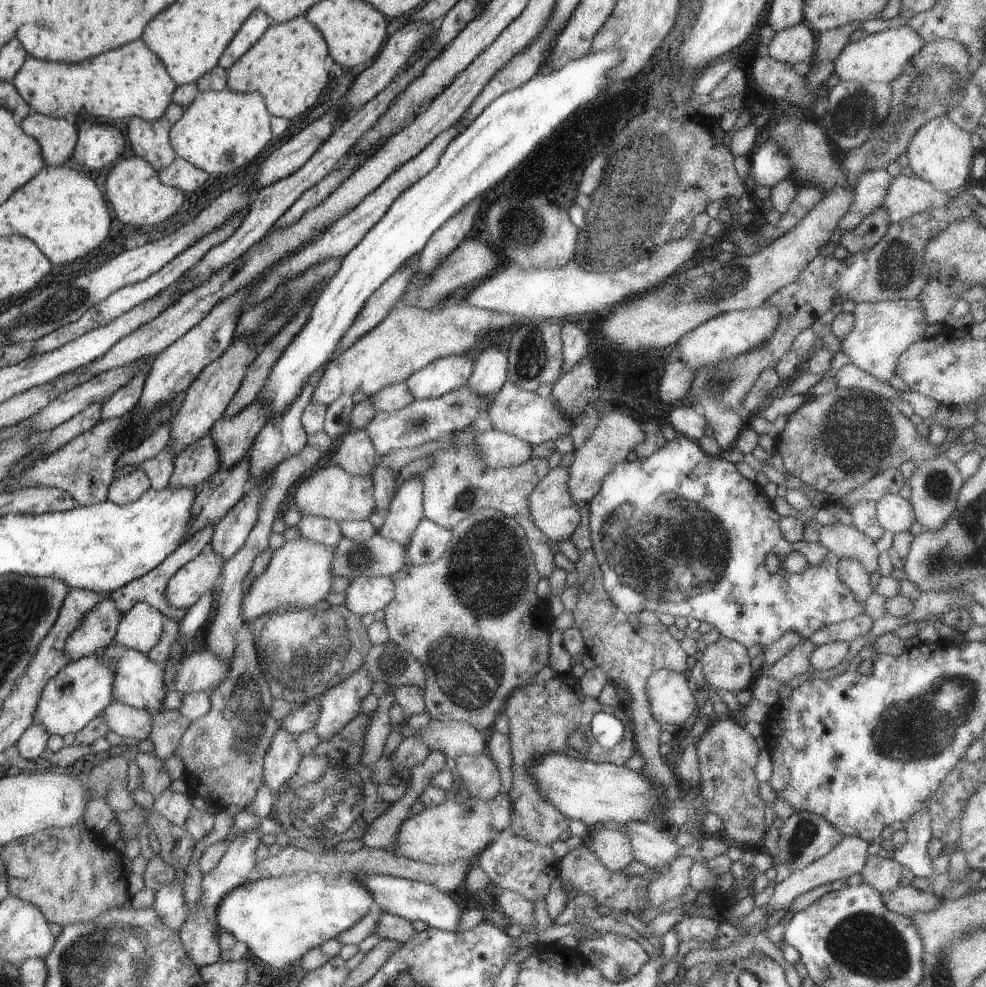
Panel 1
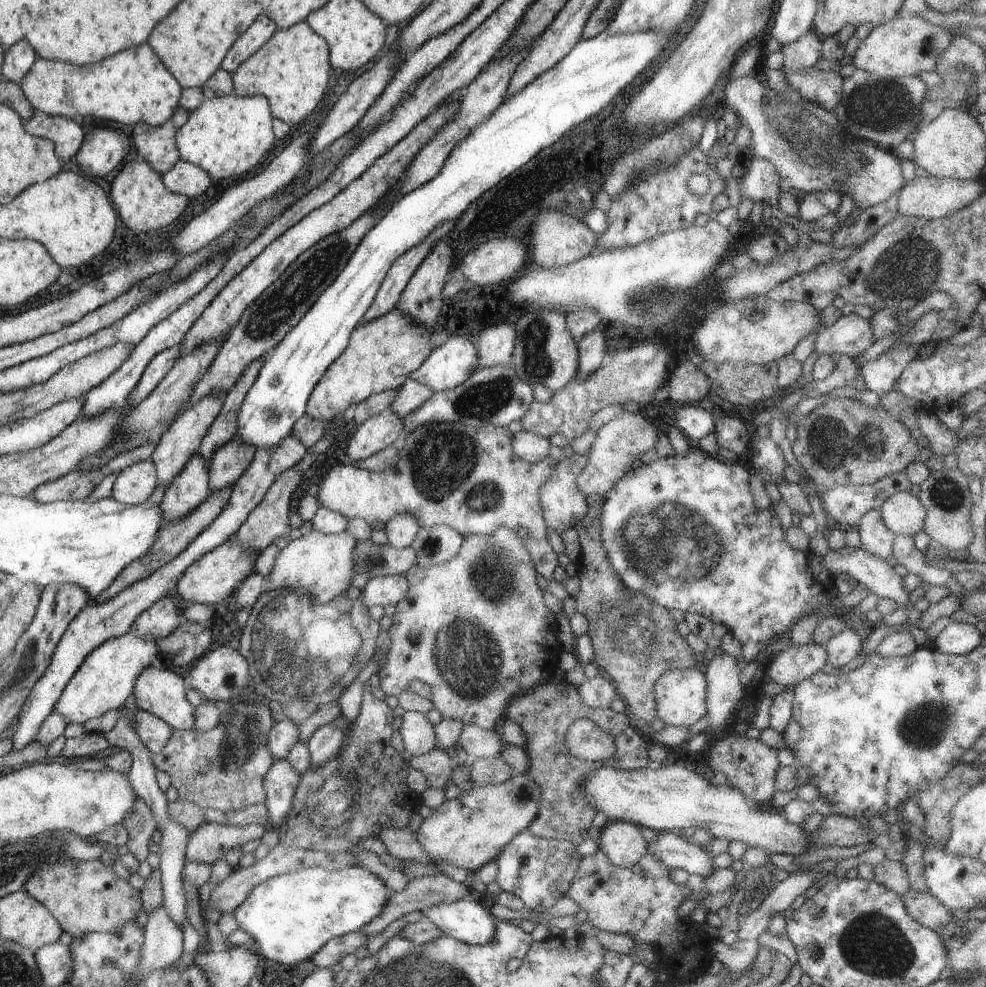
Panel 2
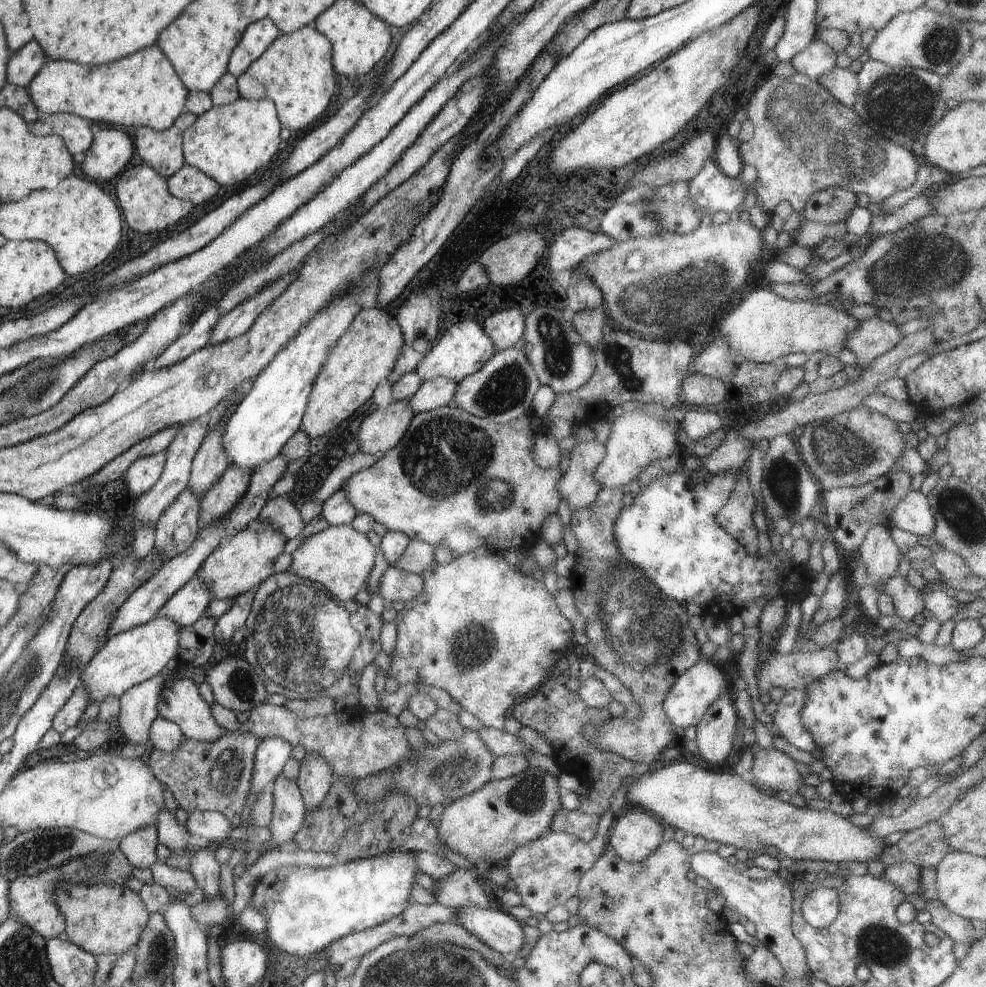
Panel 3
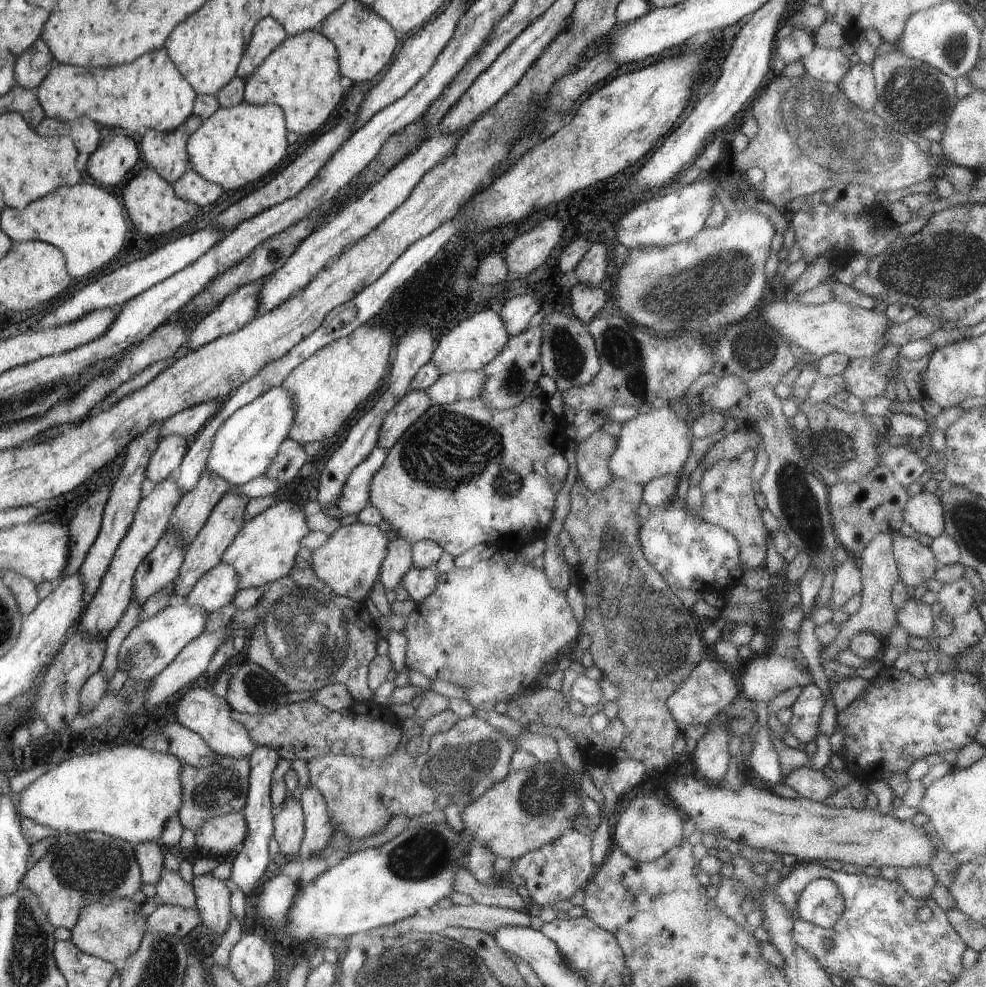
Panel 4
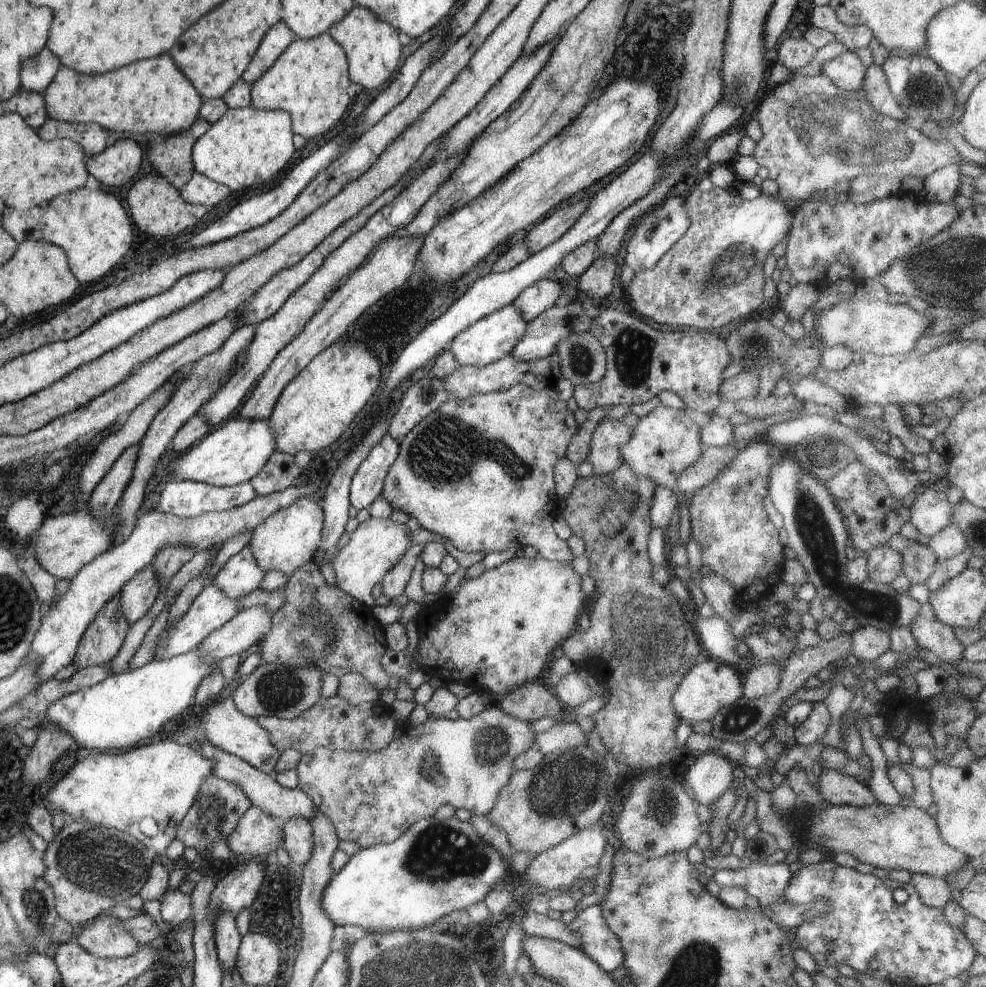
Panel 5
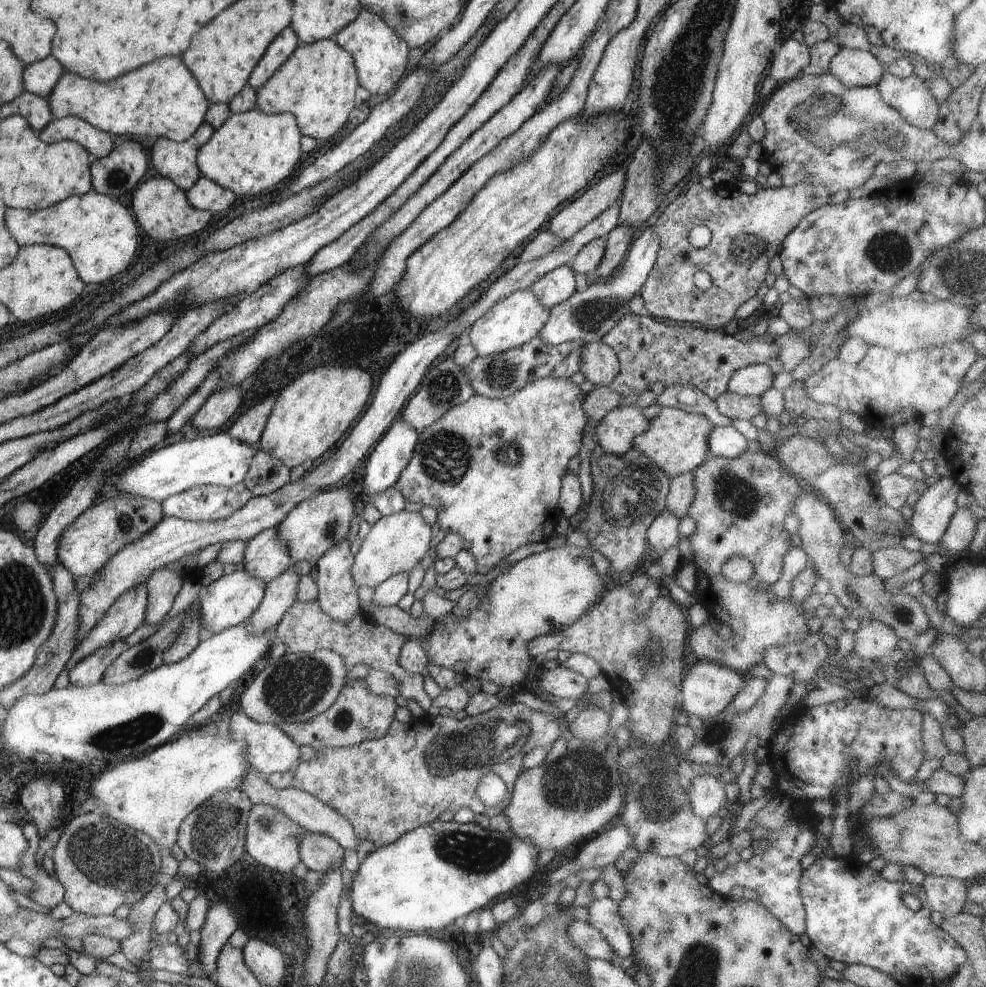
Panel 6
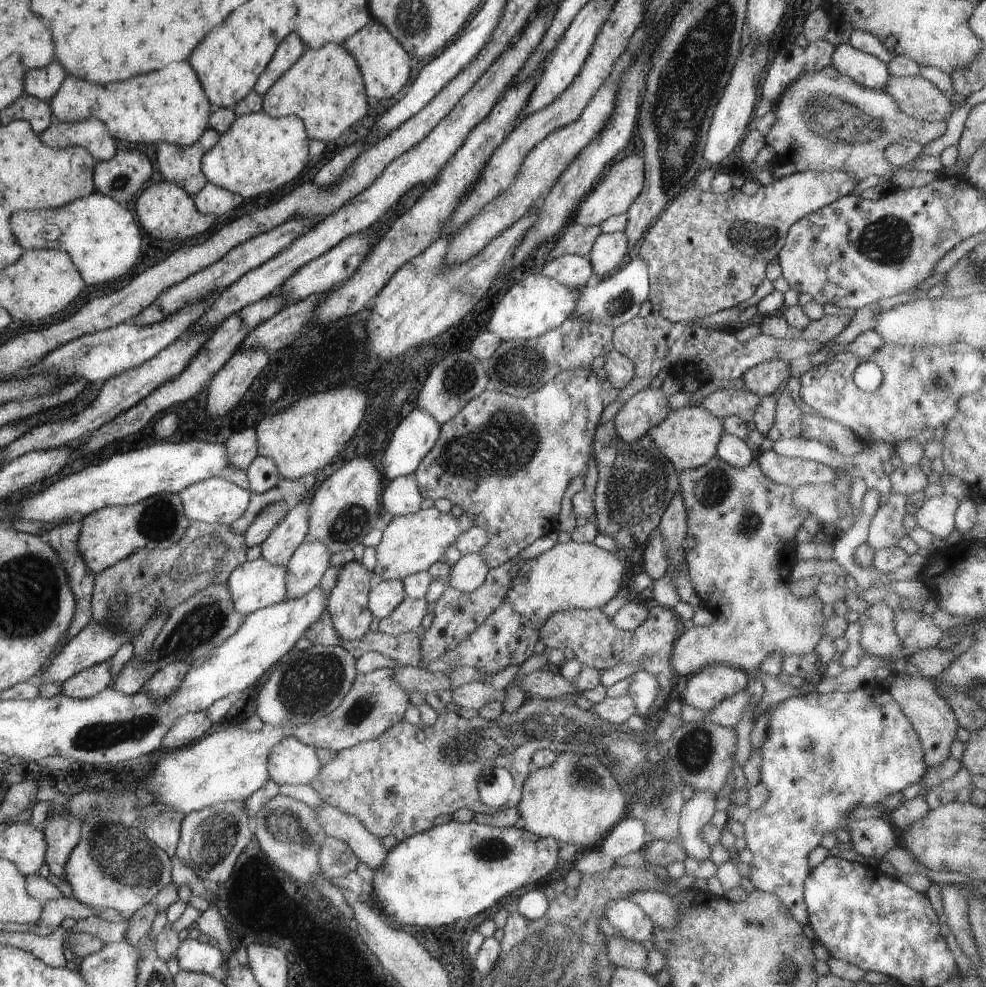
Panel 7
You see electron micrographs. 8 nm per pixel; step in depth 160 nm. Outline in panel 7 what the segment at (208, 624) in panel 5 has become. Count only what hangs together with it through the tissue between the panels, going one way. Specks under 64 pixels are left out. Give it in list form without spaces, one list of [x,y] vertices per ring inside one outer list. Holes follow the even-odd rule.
[[[260,557],[246,561],[227,578],[234,610],[247,617],[250,613],[276,605],[286,598],[287,566],[269,563]]]

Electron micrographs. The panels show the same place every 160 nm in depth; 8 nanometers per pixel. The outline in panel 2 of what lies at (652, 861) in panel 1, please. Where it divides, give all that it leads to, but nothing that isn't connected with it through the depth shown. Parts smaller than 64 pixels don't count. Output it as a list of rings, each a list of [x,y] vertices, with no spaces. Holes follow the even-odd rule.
[[[657,832],[656,840],[648,843],[648,852],[670,869],[684,869],[690,875],[704,879],[711,876],[716,868],[714,856],[704,852],[688,836],[677,836],[670,832]]]

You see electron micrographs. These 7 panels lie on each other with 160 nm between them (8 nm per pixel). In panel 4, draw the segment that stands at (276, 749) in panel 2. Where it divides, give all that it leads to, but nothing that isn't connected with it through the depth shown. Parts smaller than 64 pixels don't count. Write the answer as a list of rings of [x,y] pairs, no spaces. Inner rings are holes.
[[[258,745],[249,756],[251,772],[250,772],[250,788],[247,792],[247,804],[241,810],[244,815],[248,832],[244,841],[242,841],[242,850],[238,850],[238,855],[233,861],[231,868],[231,878],[238,888],[247,896],[256,887],[262,884],[264,874],[268,873],[267,868],[270,864],[271,855],[268,851],[268,842],[273,837],[274,830],[274,814],[271,807],[271,786],[274,781],[273,772],[277,769],[281,756],[277,750],[269,746]]]

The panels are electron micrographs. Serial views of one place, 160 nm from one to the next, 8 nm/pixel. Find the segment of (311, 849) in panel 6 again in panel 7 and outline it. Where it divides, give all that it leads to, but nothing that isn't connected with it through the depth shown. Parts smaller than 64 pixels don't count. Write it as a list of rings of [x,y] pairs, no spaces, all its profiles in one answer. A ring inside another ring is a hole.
[[[334,837],[325,838],[325,842],[320,847],[318,858],[321,874],[326,879],[346,876],[352,870],[357,870],[357,866],[360,864],[352,849],[345,842]]]

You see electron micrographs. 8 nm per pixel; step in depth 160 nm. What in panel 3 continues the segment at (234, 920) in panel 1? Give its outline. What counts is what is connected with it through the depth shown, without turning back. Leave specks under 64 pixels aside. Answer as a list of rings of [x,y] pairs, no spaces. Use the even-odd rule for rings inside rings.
[[[411,850],[339,861],[327,868],[285,865],[259,878],[249,906],[266,919],[266,939],[284,958],[321,954],[332,941],[398,916],[412,902],[410,890],[419,868]]]

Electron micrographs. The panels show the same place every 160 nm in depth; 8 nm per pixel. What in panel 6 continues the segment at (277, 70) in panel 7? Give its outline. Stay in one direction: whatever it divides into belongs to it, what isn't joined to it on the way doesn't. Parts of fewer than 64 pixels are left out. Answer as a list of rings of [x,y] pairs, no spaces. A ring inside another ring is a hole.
[[[292,28],[282,30],[272,44],[268,46],[266,54],[258,61],[256,68],[248,77],[248,85],[258,90],[272,75],[275,70],[278,70],[282,63],[298,48],[298,38],[294,34]]]

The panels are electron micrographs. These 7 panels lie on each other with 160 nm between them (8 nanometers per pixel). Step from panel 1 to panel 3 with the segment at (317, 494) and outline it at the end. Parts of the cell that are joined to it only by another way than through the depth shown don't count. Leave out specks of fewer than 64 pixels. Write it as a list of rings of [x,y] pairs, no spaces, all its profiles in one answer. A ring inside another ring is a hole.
[[[444,405],[439,409],[427,413],[416,413],[406,434],[402,436],[402,440],[398,442],[394,448],[391,448],[370,467],[356,474],[353,474],[343,485],[342,490],[345,492],[347,501],[352,504],[353,508],[358,513],[366,513],[372,516],[376,522],[384,524],[388,531],[405,532],[411,540],[424,541],[431,545],[444,545],[451,548],[456,554],[461,554],[479,549],[481,546],[490,547],[497,552],[501,550],[522,549],[524,548],[524,538],[538,538],[541,532],[541,526],[547,516],[556,515],[558,506],[560,506],[561,496],[557,492],[556,483],[562,476],[560,470],[549,470],[540,468],[533,457],[533,440],[535,439],[536,431],[530,427],[532,421],[532,413],[518,417],[515,421],[499,425],[481,419],[460,409]]]

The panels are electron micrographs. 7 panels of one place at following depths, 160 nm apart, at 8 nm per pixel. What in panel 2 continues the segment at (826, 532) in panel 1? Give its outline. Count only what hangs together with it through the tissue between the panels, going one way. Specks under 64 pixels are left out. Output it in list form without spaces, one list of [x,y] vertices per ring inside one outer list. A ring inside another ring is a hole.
[[[845,546],[842,550],[829,550],[826,556],[821,558],[823,569],[830,575],[834,576],[837,573],[846,573],[853,577],[858,583],[869,589],[871,593],[877,595],[881,599],[894,601],[896,607],[906,608],[906,616],[909,618],[911,609],[916,609],[910,602],[909,594],[904,588],[904,577],[896,573],[895,568],[892,567],[886,560],[868,554],[868,550],[864,548],[850,548]]]

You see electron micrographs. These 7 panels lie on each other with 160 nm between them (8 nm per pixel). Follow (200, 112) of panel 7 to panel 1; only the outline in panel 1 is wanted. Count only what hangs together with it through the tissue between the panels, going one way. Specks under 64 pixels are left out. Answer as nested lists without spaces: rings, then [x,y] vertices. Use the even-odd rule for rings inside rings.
[[[134,40],[126,46],[110,50],[108,54],[100,54],[96,58],[78,62],[78,64],[58,63],[28,57],[20,72],[11,81],[16,91],[35,113],[48,117],[77,117],[88,114],[94,118],[106,120],[122,120],[122,118],[140,118],[147,122],[156,122],[167,113],[172,104],[172,94],[177,85],[170,78],[160,58],[152,52],[142,40]]]

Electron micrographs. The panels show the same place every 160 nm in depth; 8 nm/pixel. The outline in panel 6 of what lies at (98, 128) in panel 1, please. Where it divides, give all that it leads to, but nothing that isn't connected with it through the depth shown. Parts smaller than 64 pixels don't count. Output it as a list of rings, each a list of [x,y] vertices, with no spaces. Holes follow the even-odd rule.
[[[134,140],[119,143],[108,156],[97,158],[91,166],[95,189],[113,197],[133,191],[146,172],[148,158],[142,145]]]

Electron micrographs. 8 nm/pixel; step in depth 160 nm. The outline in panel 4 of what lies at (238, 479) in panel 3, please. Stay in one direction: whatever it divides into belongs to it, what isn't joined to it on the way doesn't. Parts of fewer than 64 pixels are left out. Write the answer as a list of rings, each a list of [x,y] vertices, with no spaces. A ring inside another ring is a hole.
[[[230,489],[214,506],[208,515],[203,527],[197,532],[194,540],[190,542],[185,559],[179,570],[178,578],[175,582],[175,594],[172,598],[173,603],[182,603],[183,598],[191,591],[195,582],[204,576],[206,571],[212,570],[221,563],[224,551],[232,544],[235,536],[240,532],[244,522],[244,510],[249,498],[243,494]]]

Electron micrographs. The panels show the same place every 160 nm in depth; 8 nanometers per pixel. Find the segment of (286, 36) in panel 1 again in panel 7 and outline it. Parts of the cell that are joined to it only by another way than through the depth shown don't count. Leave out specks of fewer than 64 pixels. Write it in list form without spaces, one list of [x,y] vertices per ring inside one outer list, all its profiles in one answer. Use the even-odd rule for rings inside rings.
[[[340,43],[306,50],[261,96],[262,111],[274,118],[294,115],[307,123],[307,134],[323,143],[338,138],[368,112],[368,100],[356,58]]]

